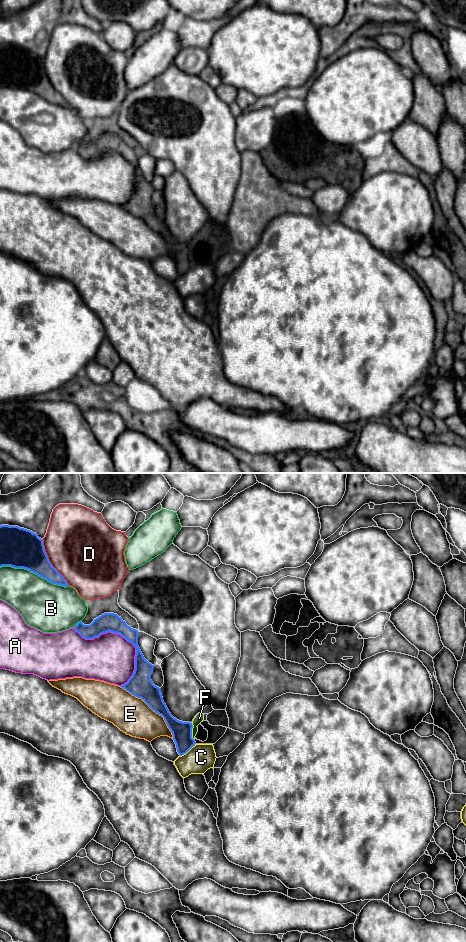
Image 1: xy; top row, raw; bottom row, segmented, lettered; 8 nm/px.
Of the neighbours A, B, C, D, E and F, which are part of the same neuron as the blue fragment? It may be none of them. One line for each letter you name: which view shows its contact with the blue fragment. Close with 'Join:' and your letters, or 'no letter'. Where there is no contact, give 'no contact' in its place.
Join: no letter

